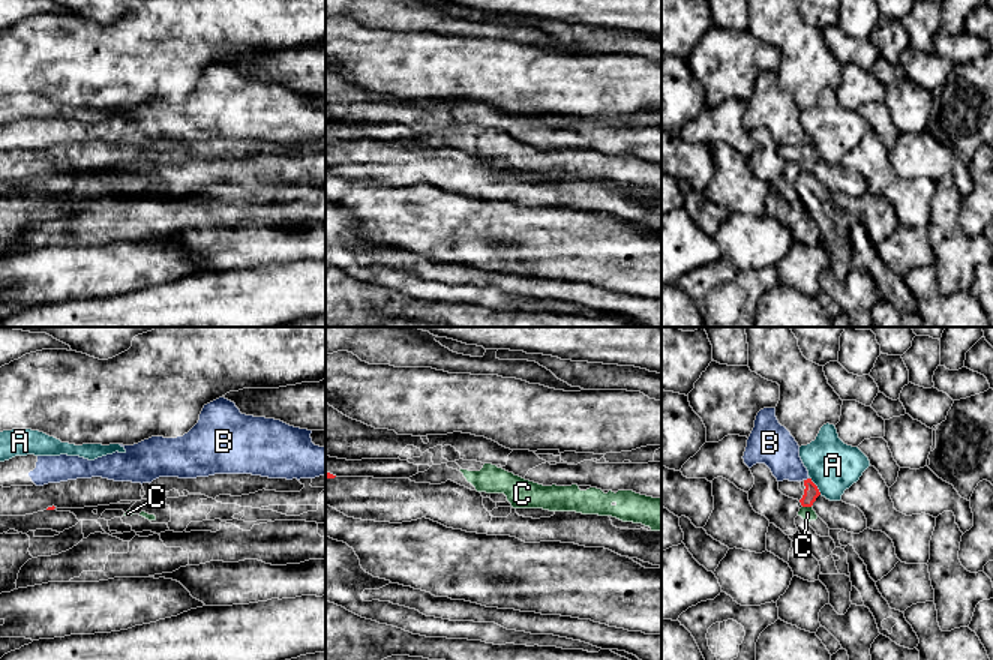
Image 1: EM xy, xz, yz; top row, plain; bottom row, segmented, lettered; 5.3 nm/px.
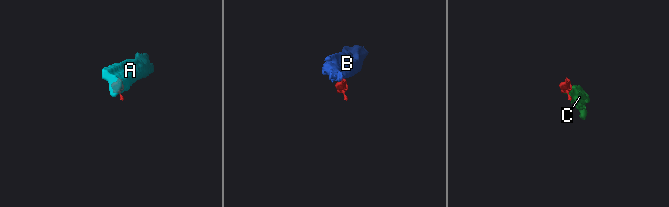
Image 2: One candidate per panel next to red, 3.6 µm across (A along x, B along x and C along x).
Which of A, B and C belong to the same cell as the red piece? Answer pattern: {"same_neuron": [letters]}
{"same_neuron": []}

